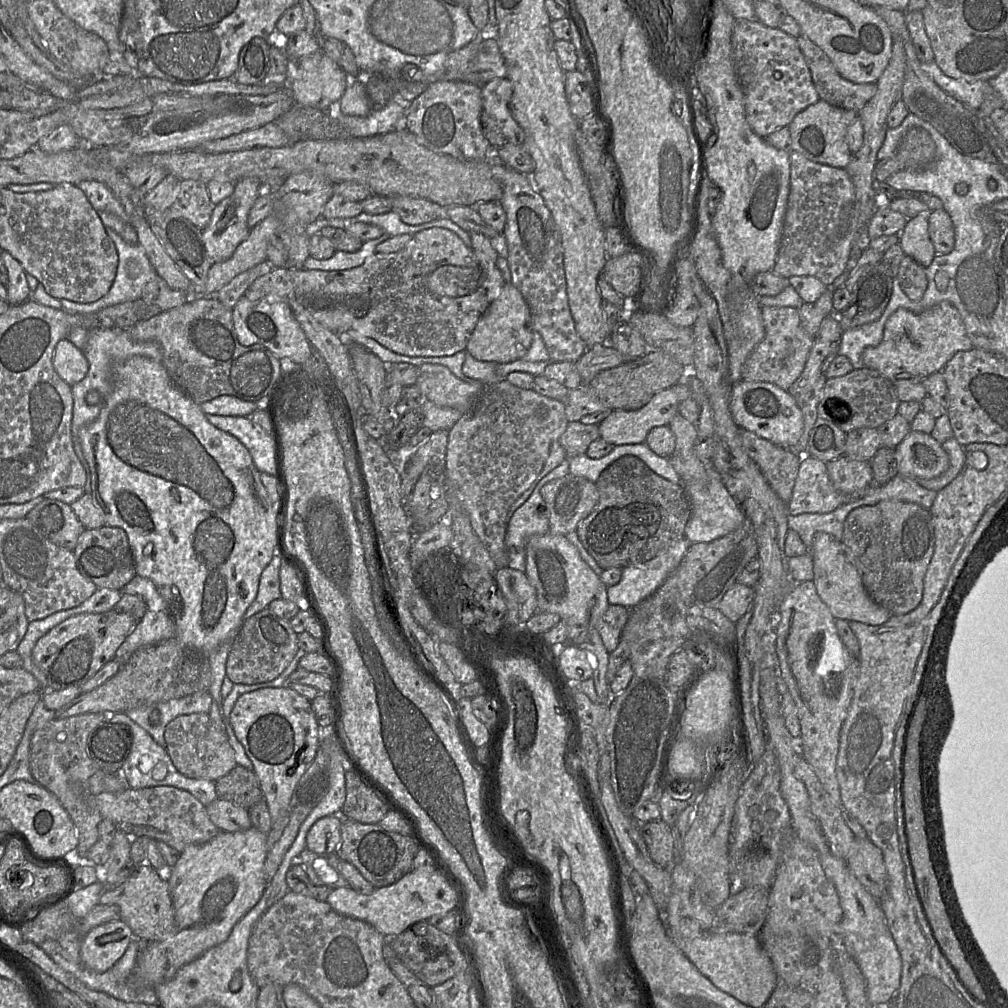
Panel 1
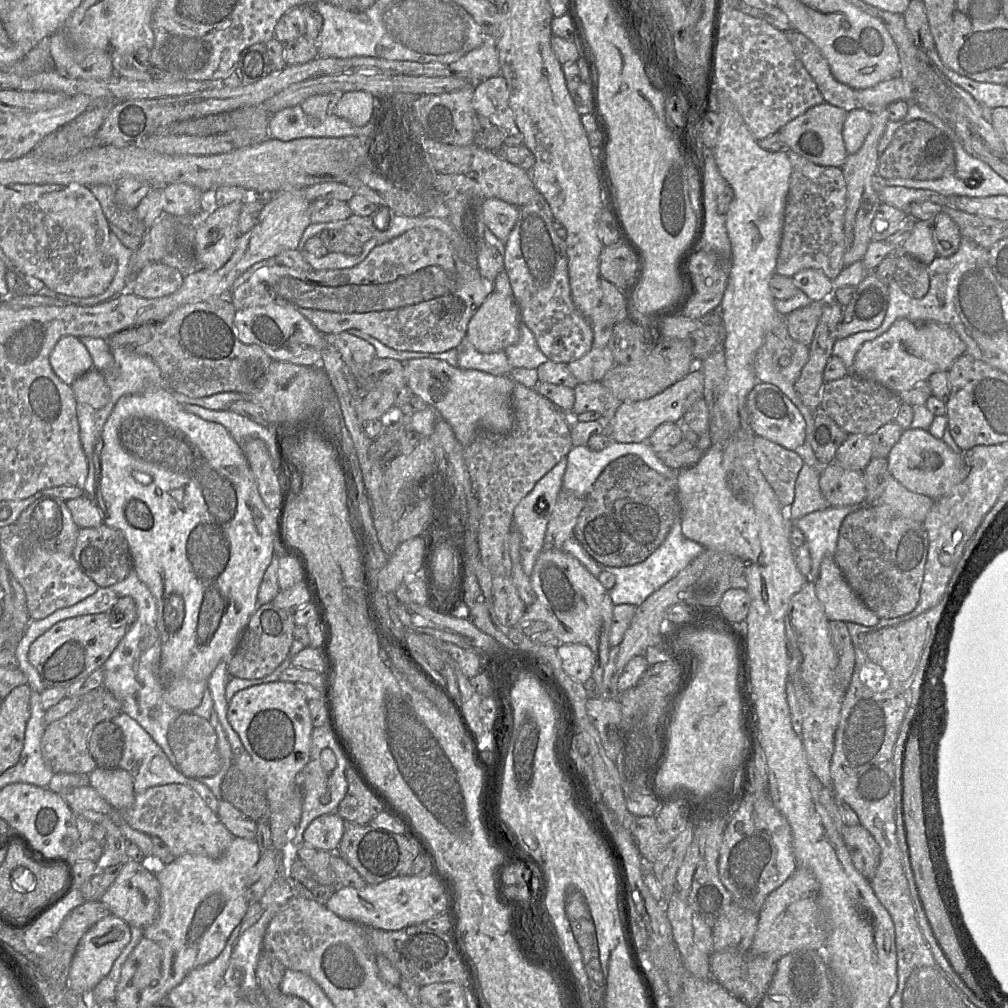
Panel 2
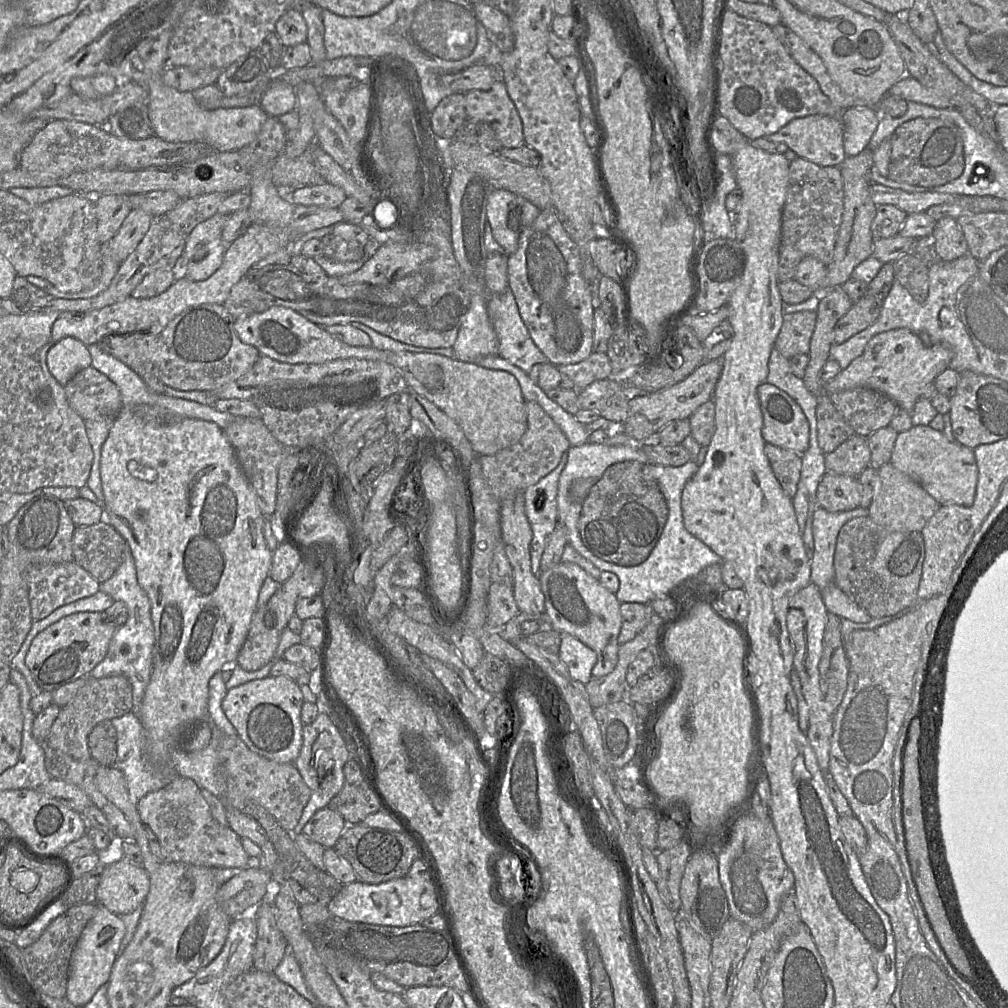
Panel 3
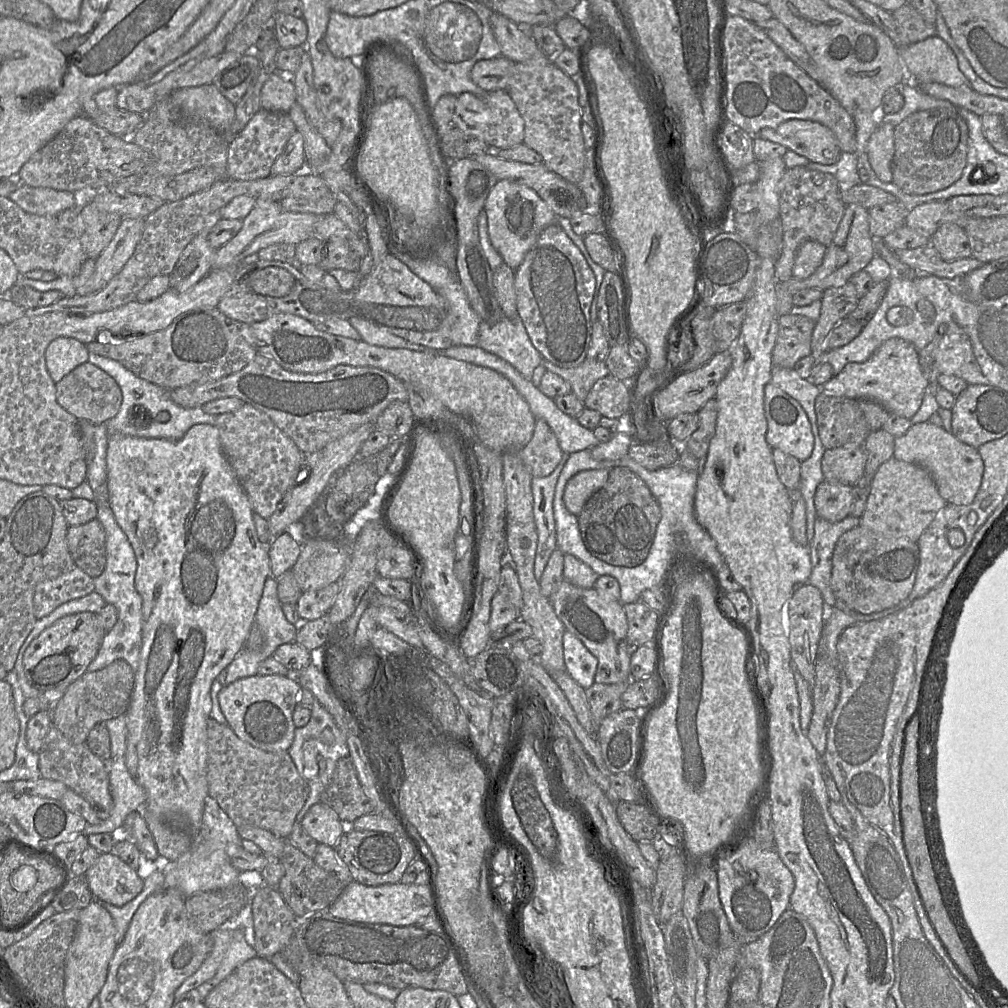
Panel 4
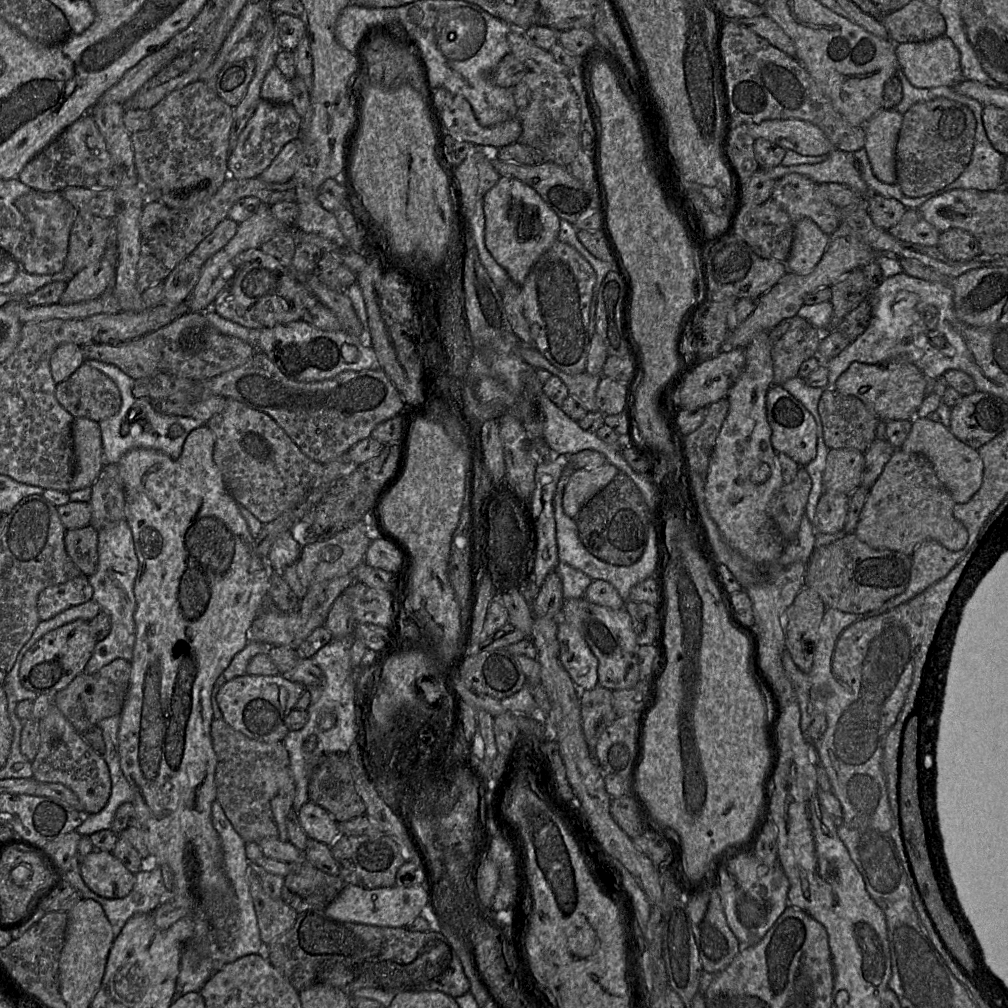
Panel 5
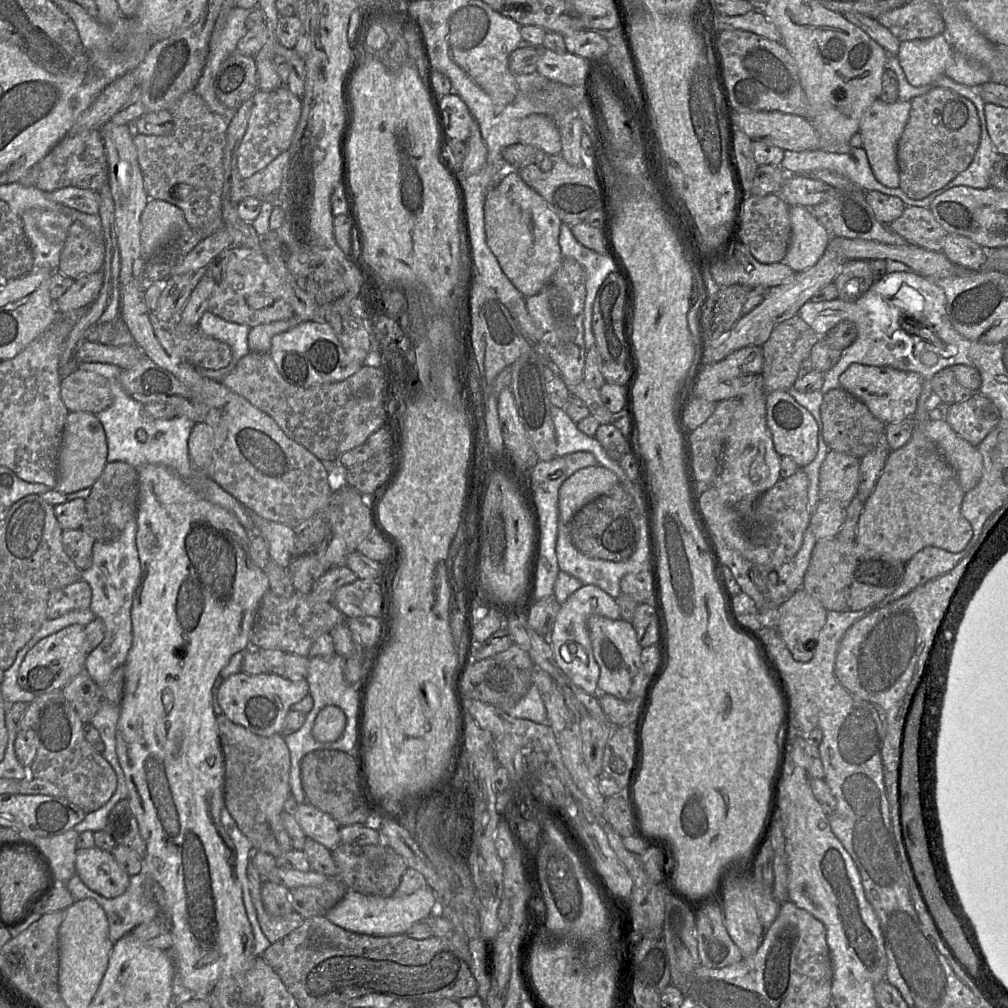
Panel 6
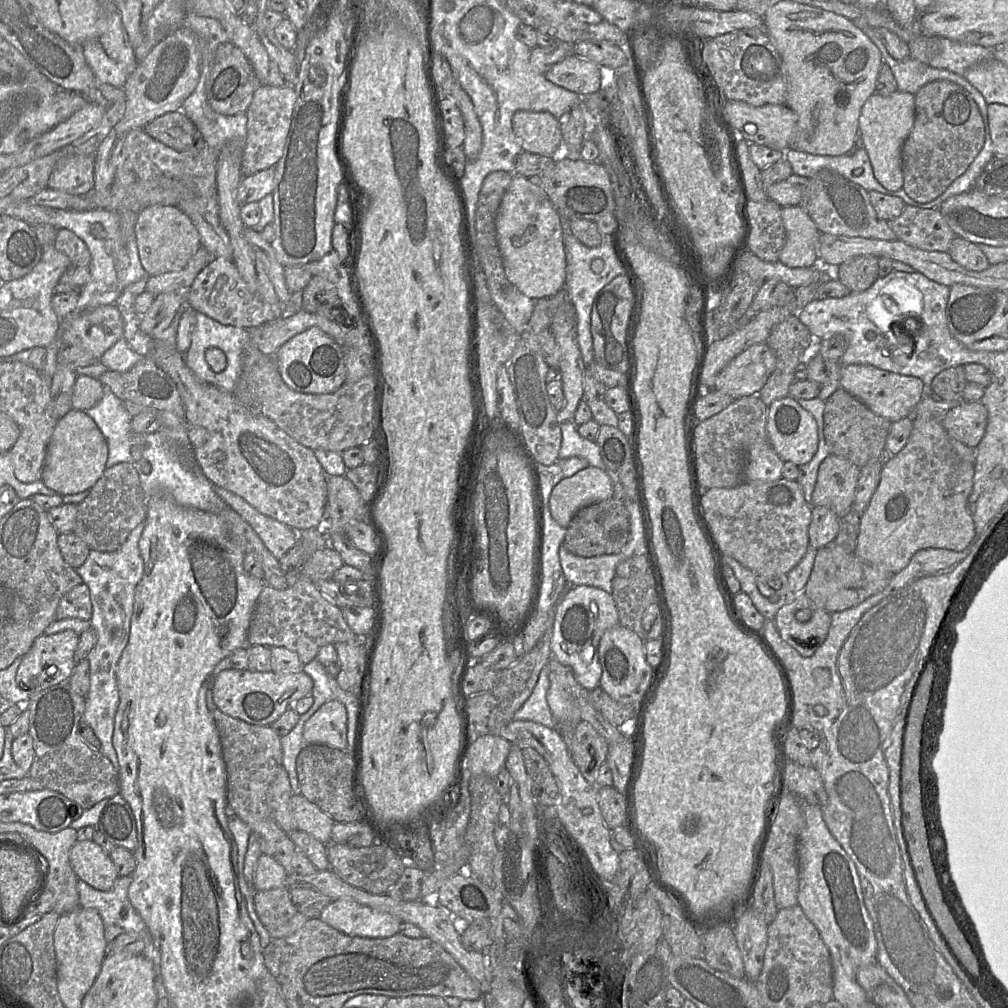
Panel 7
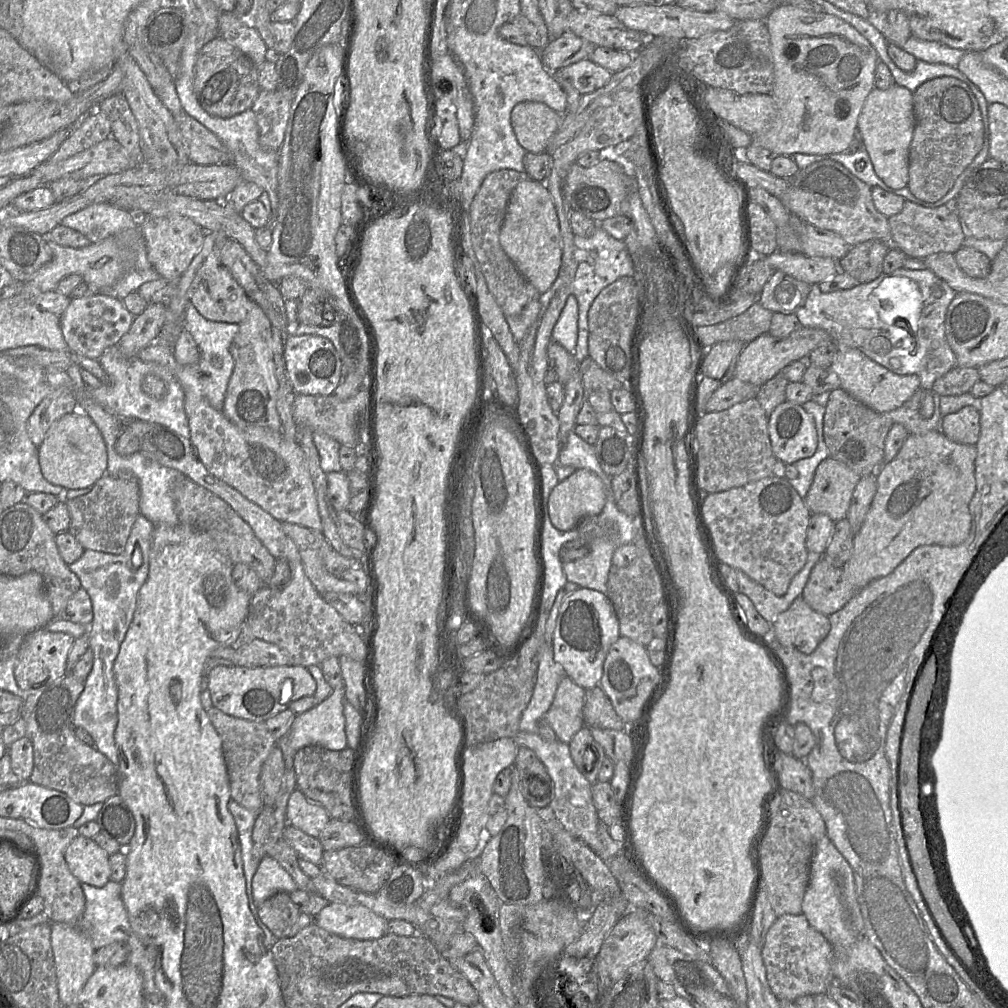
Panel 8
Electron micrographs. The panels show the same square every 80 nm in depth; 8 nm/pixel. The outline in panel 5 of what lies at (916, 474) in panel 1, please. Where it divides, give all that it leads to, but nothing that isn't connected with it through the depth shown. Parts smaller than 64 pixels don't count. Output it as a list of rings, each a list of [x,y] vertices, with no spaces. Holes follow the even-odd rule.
[[[928,417],[913,418],[911,431],[897,450],[918,453],[927,458],[956,503],[968,502],[981,487],[984,465],[978,451],[957,439],[942,423],[934,422]]]

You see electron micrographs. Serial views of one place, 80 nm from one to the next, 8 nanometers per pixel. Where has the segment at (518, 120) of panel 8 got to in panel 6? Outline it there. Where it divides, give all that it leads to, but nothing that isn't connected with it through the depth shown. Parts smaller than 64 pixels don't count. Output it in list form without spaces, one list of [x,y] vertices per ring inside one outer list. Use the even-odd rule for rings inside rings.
[[[530,114],[518,125],[519,142],[542,150],[546,155],[561,154],[560,132],[555,121],[546,115]]]

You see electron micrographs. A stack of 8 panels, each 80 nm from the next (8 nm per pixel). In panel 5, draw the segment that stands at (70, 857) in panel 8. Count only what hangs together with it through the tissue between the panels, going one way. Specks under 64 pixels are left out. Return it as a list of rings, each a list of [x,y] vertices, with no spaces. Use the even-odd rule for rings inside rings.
[[[99,849],[84,858],[79,873],[92,892],[106,899],[126,897],[135,884],[135,874],[111,852]]]

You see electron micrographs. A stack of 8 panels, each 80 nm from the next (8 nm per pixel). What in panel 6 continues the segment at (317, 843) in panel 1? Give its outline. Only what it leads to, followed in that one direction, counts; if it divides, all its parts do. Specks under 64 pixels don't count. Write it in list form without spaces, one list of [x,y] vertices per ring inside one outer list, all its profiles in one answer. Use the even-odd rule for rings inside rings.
[[[309,802],[298,804],[296,820],[307,838],[315,840],[329,850],[341,843],[339,824],[328,813]]]

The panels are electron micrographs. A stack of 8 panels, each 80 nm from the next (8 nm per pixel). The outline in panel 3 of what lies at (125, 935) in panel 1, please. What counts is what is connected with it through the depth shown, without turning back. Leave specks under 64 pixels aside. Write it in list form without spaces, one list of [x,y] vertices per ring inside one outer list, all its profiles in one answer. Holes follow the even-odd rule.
[[[97,903],[96,913],[83,929],[69,962],[66,998],[72,1004],[85,1006],[99,987],[109,981],[112,966],[118,957],[118,950],[125,933],[126,928],[120,916]]]

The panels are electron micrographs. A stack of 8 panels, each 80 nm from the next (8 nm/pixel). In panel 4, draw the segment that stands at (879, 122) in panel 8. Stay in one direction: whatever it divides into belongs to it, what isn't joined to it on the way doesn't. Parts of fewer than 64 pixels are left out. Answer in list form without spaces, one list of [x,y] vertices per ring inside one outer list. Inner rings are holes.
[[[882,123],[871,134],[866,153],[877,177],[883,182],[892,182],[892,160],[894,156],[894,130],[890,123]]]

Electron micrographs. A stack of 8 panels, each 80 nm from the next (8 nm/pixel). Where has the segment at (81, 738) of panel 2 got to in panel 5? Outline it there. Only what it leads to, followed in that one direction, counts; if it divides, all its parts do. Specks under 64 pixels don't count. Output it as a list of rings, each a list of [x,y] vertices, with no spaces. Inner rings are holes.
[[[122,658],[113,660],[111,663],[93,674],[82,672],[77,675],[64,689],[55,695],[54,705],[56,705],[66,719],[72,724],[74,729],[79,734],[83,734],[88,728],[93,725],[97,725],[99,721],[121,714],[129,689],[130,674],[131,663]]]

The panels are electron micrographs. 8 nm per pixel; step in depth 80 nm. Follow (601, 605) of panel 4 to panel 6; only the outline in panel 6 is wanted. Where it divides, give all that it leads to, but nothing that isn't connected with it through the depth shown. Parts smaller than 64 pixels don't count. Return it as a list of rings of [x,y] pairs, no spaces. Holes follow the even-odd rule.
[[[592,615],[587,620],[587,628],[592,644],[593,655],[600,668],[598,691],[611,694],[619,699],[640,699],[650,675],[644,671],[641,661],[642,647],[637,640],[632,623],[623,619],[609,619]]]

